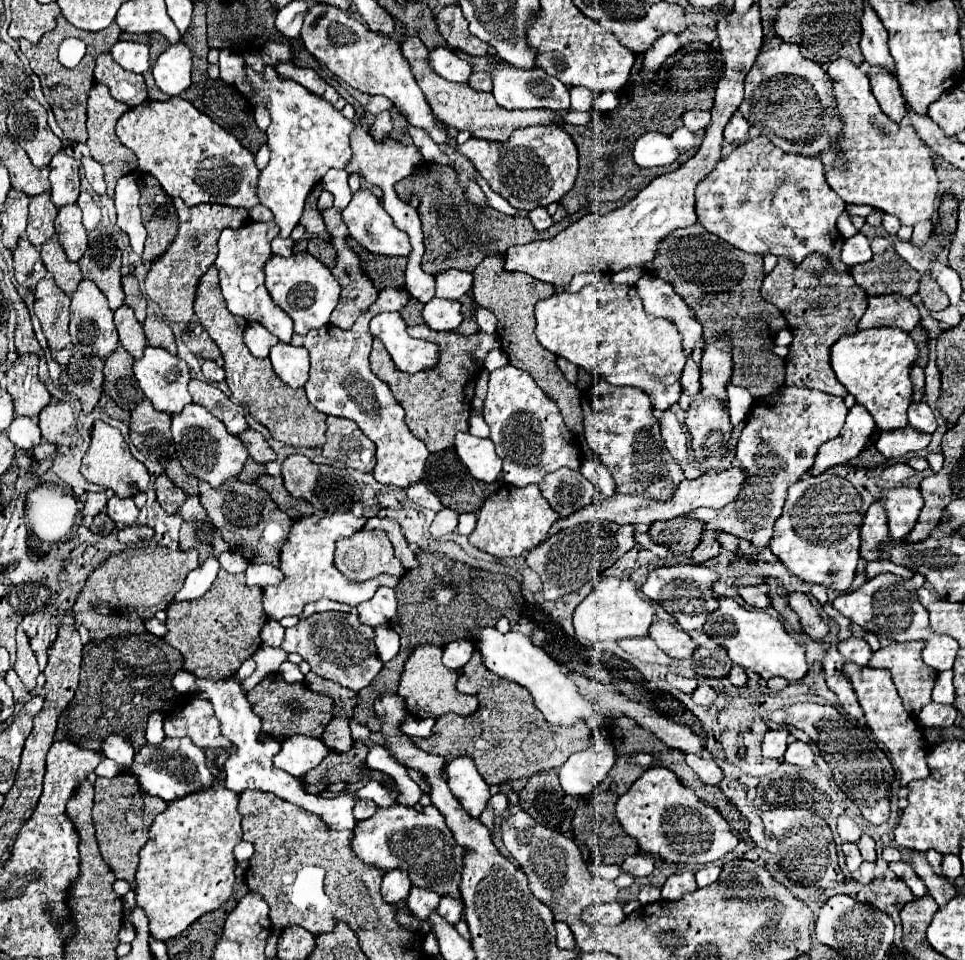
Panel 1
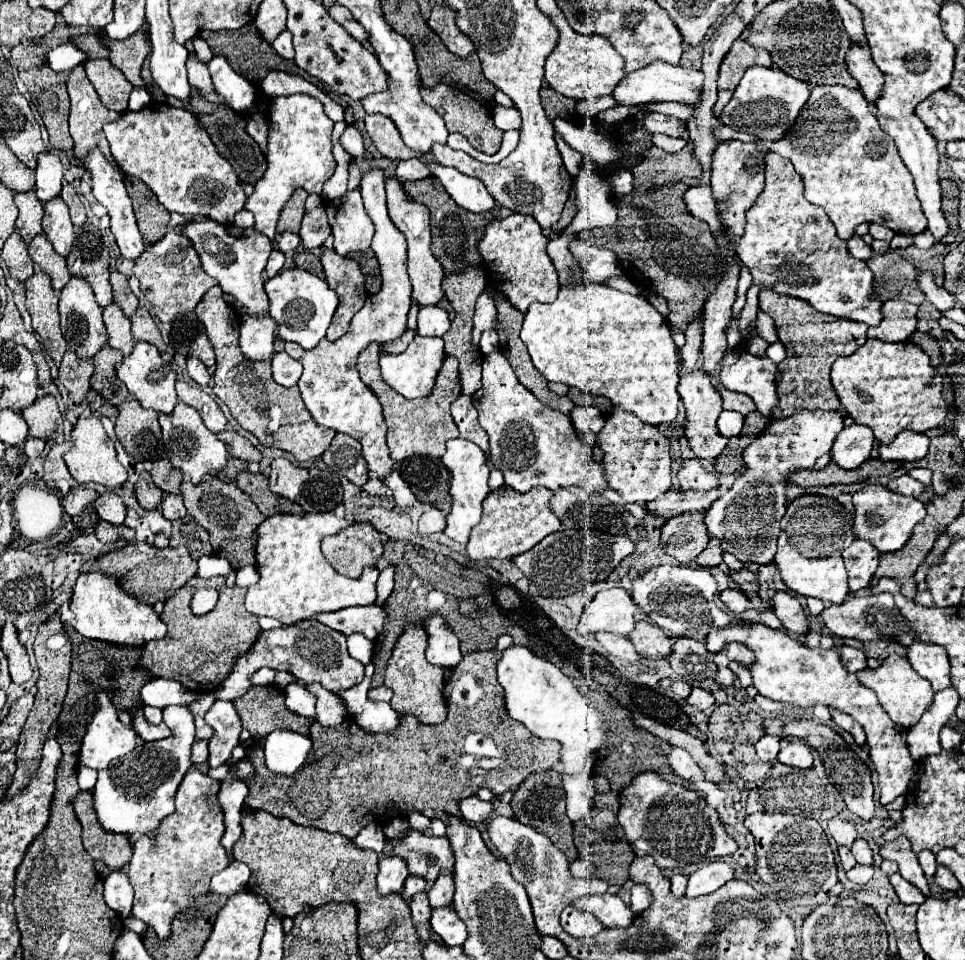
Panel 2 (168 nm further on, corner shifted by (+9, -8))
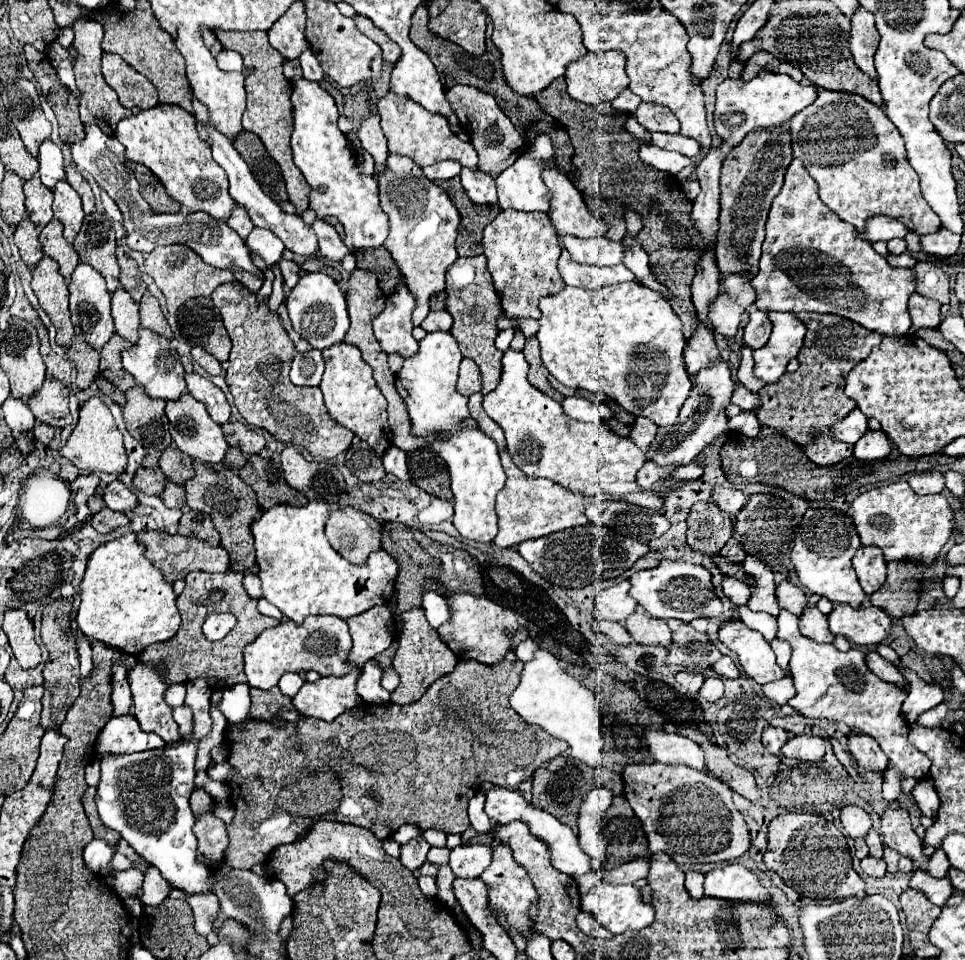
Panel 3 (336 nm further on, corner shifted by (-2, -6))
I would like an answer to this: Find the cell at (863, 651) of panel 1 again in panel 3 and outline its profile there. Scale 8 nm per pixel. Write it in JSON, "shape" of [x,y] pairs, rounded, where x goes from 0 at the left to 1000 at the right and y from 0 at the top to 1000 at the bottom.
{"shape":[[[909,679],[898,681],[898,694],[903,694],[903,700],[907,700],[913,708],[917,708],[921,713],[932,713],[938,719],[942,719],[942,710],[938,708],[938,704],[923,690],[913,685]]]}

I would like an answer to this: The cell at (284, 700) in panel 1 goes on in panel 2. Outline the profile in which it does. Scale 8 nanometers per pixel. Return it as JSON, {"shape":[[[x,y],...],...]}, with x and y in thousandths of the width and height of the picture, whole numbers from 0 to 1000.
{"shape":[[[278,713],[278,715],[261,715],[253,725],[242,729],[242,738],[245,738],[245,742],[247,742],[249,750],[251,750],[251,758],[257,760],[259,767],[265,769],[265,771],[276,769],[284,760],[303,760],[303,763],[319,767],[319,760],[325,754],[325,748],[317,748],[317,746],[301,742],[294,735],[294,721],[290,717],[286,717],[286,715],[282,715],[282,713]]]}

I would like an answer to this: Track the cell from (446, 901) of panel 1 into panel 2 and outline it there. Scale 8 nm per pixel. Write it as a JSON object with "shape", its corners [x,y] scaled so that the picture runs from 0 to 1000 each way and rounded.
{"shape":[[[468,908],[464,910],[456,910],[456,915],[446,923],[444,927],[444,938],[448,946],[462,946],[468,942],[468,933],[470,933],[470,917],[468,917]]]}

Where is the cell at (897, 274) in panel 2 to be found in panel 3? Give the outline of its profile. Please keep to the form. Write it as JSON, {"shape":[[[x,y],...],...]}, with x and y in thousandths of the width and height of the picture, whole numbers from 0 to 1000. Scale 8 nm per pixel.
{"shape":[[[950,273],[950,306],[969,310],[975,317],[983,317],[983,288],[965,273]]]}

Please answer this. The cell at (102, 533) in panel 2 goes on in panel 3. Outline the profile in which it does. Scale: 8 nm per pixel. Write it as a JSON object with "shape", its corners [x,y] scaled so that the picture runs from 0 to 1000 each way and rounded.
{"shape":[[[103,531],[101,535],[94,538],[94,548],[105,554],[105,556],[111,556],[123,548],[132,548],[134,546],[134,540],[130,535],[123,535],[123,533],[117,533],[117,531]]]}

